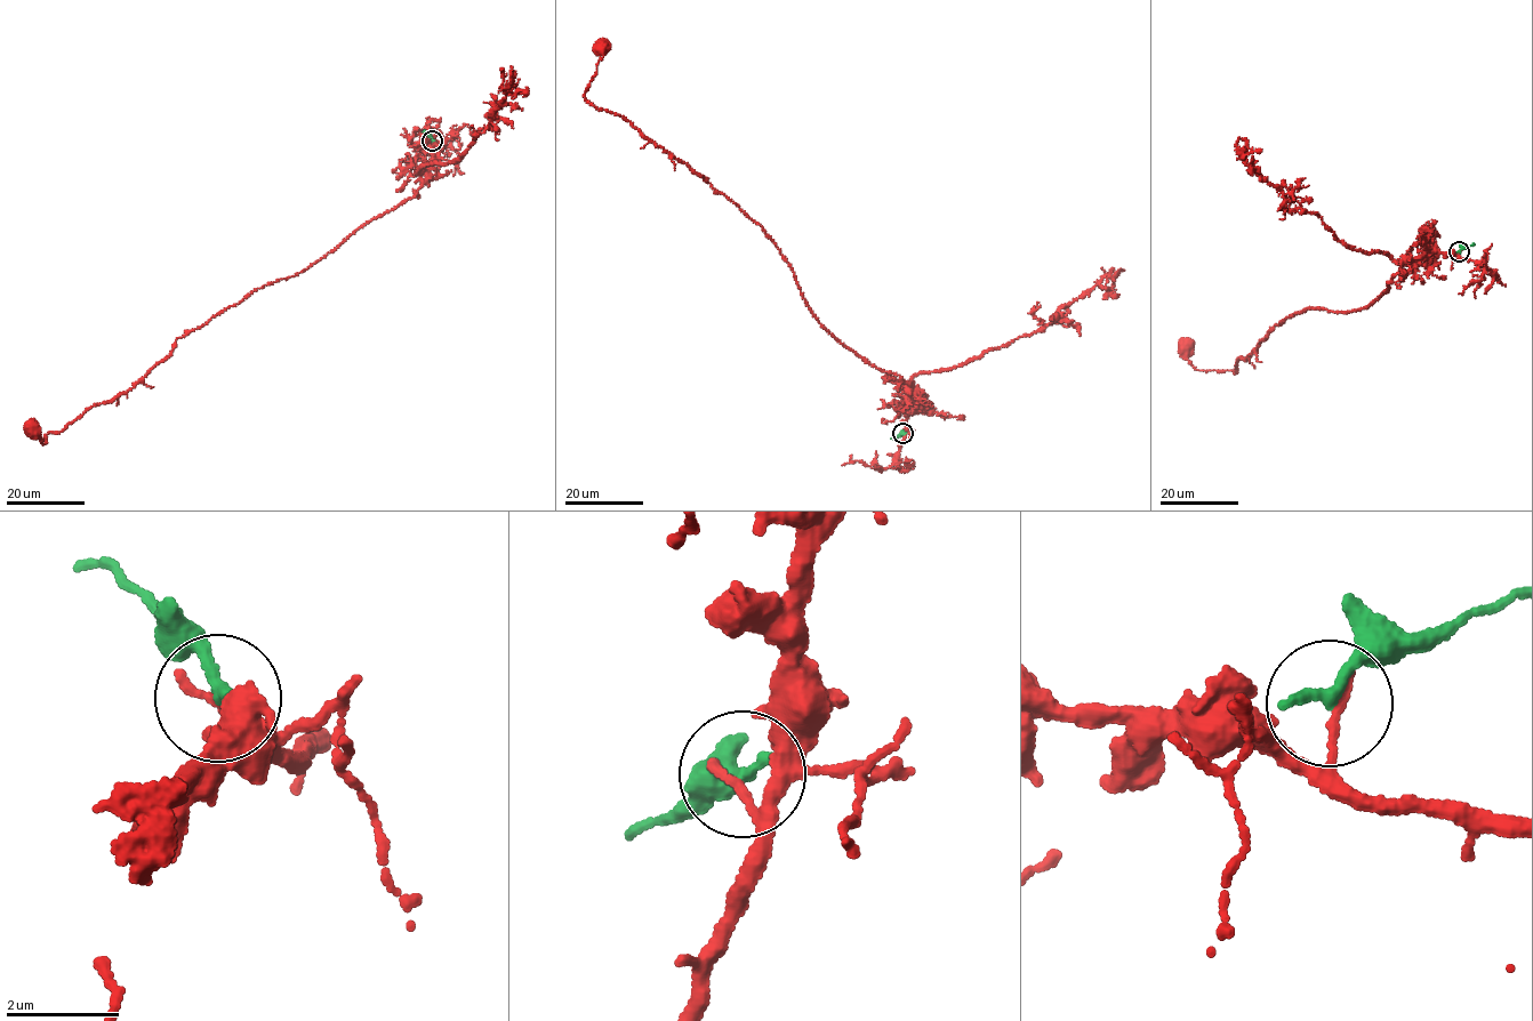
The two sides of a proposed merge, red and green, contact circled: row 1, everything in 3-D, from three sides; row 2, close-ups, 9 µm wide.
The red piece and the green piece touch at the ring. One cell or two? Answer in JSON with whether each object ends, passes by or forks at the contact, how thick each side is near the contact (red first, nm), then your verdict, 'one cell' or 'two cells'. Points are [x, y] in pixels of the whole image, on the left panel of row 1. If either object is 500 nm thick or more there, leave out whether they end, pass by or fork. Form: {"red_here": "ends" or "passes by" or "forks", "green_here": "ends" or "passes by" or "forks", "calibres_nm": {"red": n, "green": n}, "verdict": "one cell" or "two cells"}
{"red_here": "ends", "green_here": "ends", "calibres_nm": {"red": 180, "green": 240}, "verdict": "two cells"}

